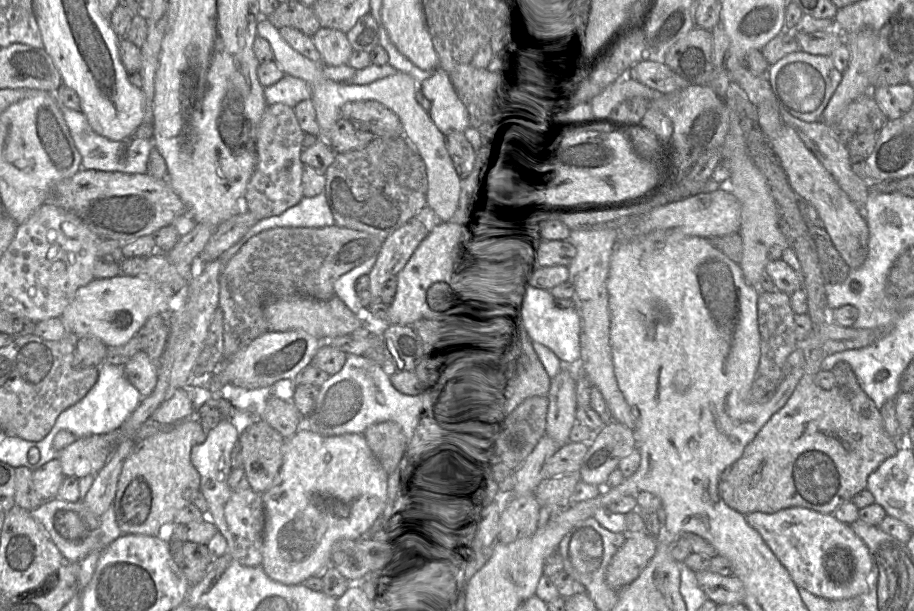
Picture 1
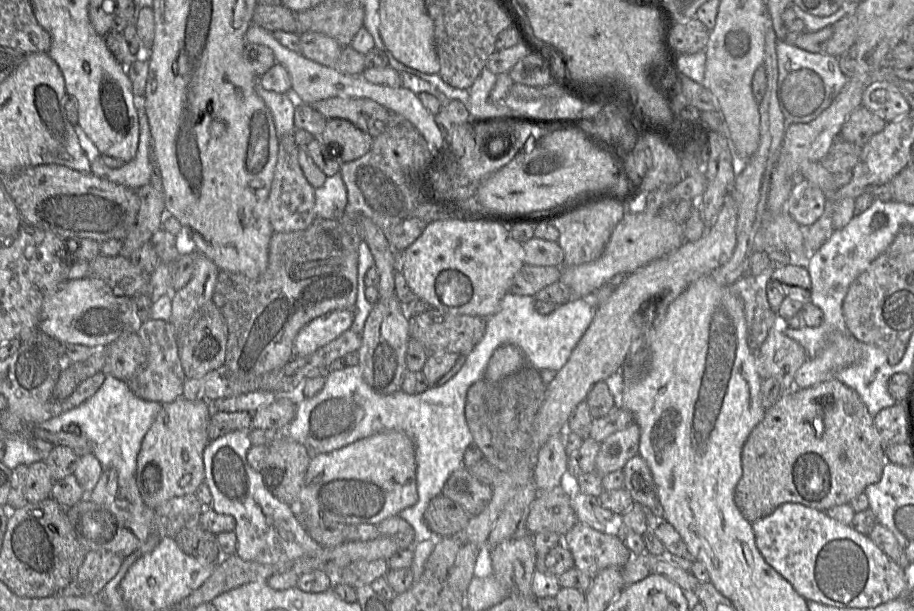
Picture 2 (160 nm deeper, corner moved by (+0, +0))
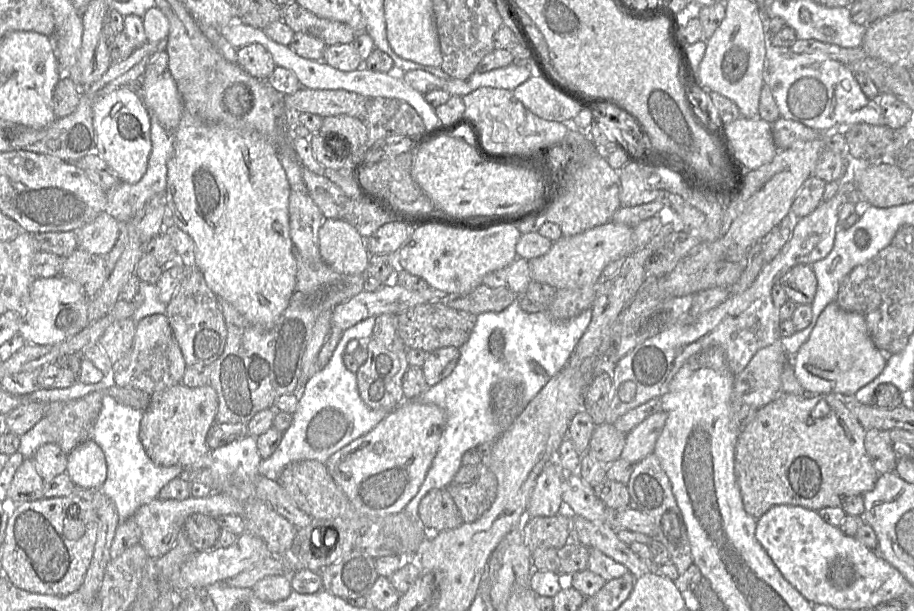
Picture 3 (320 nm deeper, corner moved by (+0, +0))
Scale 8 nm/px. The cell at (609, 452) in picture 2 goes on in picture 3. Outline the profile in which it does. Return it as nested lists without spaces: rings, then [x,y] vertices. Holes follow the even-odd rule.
[[[664,411],[651,414],[626,434],[620,458],[637,463],[653,453],[667,419]]]

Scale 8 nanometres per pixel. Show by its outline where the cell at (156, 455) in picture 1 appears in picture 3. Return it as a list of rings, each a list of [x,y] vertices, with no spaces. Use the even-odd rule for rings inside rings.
[[[177,382],[170,388],[151,396],[140,426],[140,440],[152,461],[160,466],[178,465],[195,470],[209,465],[207,435],[215,423],[218,396],[210,385],[187,387]]]

